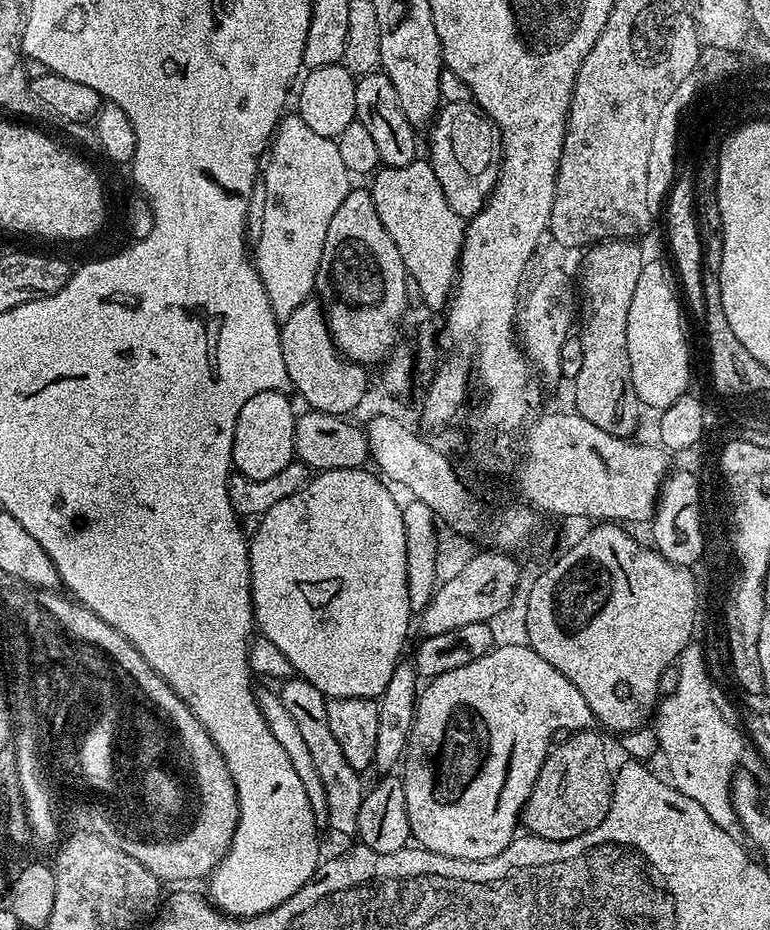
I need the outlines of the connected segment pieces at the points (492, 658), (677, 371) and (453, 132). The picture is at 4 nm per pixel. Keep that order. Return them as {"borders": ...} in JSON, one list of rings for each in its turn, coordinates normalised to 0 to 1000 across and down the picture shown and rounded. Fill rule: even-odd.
{"borders":[[[[681,690],[652,692],[626,708],[605,712],[605,716],[595,716],[595,720],[560,728],[543,748],[540,774],[522,817],[527,867],[536,900],[557,898],[555,911],[575,920],[635,925],[656,916],[671,898],[670,886],[673,890],[681,867],[718,803],[717,790],[726,783],[748,785],[771,774],[751,738],[735,725],[719,720],[704,703]],[[549,843],[556,844],[545,852]],[[601,860],[613,860],[613,890],[603,886],[603,869],[597,866]],[[577,886],[587,887],[575,895]]],[[[838,283],[829,298],[823,318],[818,324],[817,342],[813,344],[818,406],[822,419],[838,439],[869,439],[895,420],[894,408],[899,404],[899,391],[894,388],[894,361],[888,358],[888,342],[891,344],[874,298],[868,298],[868,292],[860,285]]],[[[577,112],[558,141],[561,152],[556,155],[555,167],[564,187],[569,187],[569,196],[574,196],[579,217],[584,217],[590,230],[604,234],[621,231],[649,194],[655,170],[649,137],[613,112]]]]}

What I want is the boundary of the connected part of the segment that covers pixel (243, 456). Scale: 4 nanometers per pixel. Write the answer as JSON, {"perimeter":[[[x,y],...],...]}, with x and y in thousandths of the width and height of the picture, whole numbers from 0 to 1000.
{"perimeter":[[[345,419],[330,424],[314,445],[309,445],[309,458],[304,462],[301,501],[310,511],[326,516],[356,514],[374,499],[381,498],[383,486],[382,469],[386,440],[379,440],[375,427],[368,422]]]}

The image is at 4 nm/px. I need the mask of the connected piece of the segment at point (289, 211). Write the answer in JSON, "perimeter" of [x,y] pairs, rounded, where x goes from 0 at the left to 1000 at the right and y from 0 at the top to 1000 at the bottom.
{"perimeter":[[[374,123],[365,128],[351,152],[340,190],[345,194],[347,203],[345,230],[339,235],[339,252],[334,265],[330,265],[330,283],[332,294],[345,308],[345,318],[351,320],[358,343],[368,346],[406,317],[410,296],[423,265],[423,247],[429,247],[429,234],[434,234],[439,222],[444,222],[449,209],[457,205],[460,190],[449,183],[435,149],[403,140],[403,135],[392,131],[388,123]]]}

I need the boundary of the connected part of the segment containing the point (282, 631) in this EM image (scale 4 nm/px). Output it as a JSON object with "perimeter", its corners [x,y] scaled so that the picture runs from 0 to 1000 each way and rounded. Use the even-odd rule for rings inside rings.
{"perimeter":[[[477,502],[457,504],[423,504],[412,506],[400,522],[377,535],[366,535],[344,555],[336,556],[332,573],[326,573],[322,595],[325,596],[325,622],[327,623],[327,661],[336,683],[351,686],[371,708],[377,708],[381,724],[388,730],[413,738],[418,746],[427,751],[492,751],[512,725],[514,715],[525,701],[530,688],[530,670],[538,667],[538,659],[530,642],[530,605],[527,604],[527,566],[521,539],[514,539],[510,526],[487,506],[477,508]]]}

